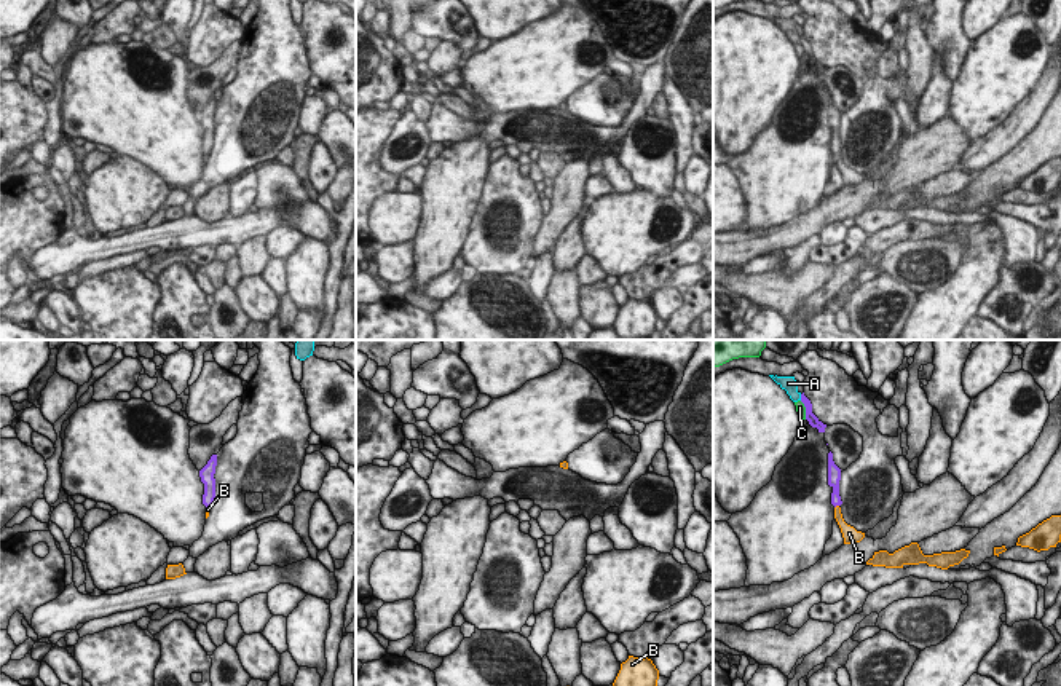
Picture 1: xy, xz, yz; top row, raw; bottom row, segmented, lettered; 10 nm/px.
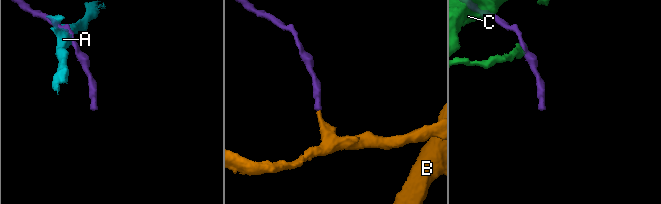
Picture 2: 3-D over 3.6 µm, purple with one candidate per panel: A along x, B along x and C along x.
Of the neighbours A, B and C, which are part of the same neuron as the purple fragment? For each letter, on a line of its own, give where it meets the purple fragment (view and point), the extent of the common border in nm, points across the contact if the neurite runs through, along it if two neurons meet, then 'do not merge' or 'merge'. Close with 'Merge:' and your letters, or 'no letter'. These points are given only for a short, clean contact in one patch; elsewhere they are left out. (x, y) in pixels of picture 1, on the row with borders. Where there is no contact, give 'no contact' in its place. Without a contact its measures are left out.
A: yz (801, 398) | 70 nm | do not merge
B: yz (836, 504) | 60 nm | across yz (833, 480), (836, 504), (838, 516) | merge
C: yz (806, 410) | 200 nm | do not merge
Merge: B

